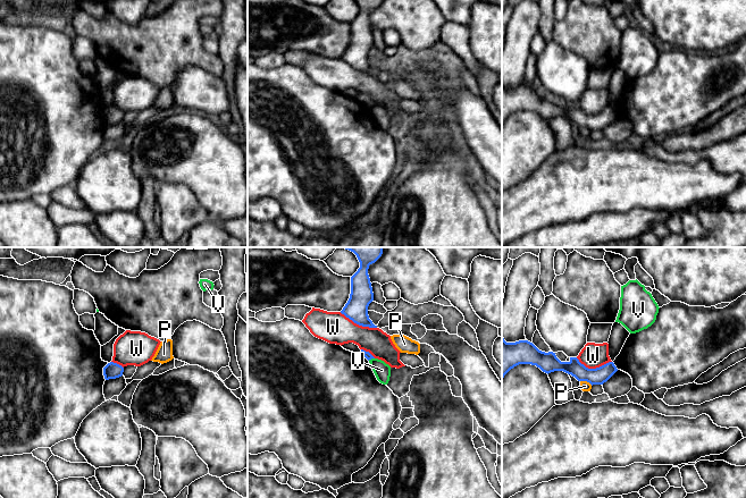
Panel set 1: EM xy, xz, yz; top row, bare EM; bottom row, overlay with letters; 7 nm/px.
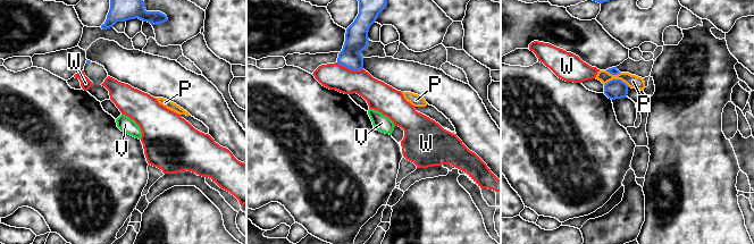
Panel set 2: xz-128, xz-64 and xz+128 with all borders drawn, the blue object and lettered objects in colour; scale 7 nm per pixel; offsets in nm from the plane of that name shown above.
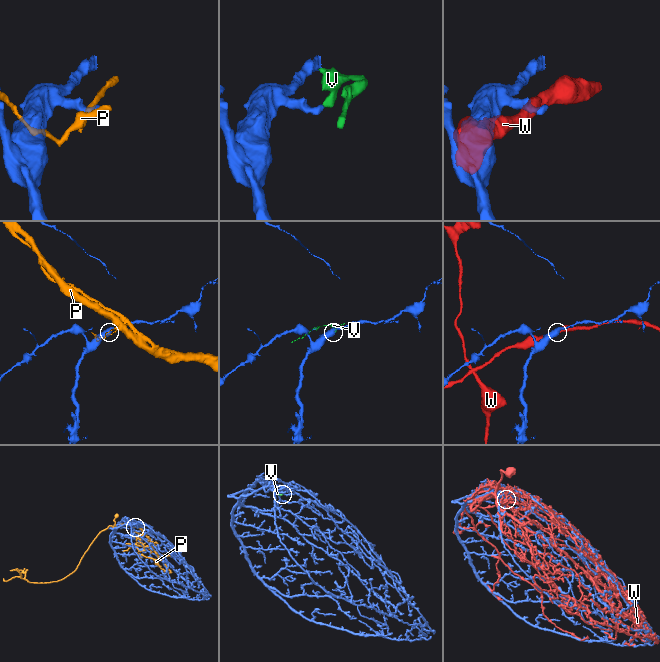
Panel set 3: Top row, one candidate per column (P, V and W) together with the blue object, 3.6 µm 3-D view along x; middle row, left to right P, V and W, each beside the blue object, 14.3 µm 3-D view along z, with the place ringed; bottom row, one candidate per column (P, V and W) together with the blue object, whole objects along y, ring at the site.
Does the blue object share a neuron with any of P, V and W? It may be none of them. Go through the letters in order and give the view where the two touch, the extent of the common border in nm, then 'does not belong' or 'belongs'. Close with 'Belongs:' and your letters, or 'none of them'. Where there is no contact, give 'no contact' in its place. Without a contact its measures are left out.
P: yz | 90 nm | does not belong
V: xz | 50 nm | does not belong
W: xz | 280 nm | does not belong
Belongs: none of them

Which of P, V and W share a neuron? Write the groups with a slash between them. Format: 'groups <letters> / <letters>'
groups P / V / W

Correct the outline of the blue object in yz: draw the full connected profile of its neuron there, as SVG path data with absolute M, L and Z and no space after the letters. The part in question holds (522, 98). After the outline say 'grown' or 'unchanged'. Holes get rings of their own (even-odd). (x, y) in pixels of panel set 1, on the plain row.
M502 83L502 125L519 110L536 111L547 120L554 117L563 117L578 127L587 127L592 132L603 130L618 117L613 108L596 115L588 115L577 103L570 103L569 108L561 108L555 99L542 98L528 86L506 88Z | unchanged

